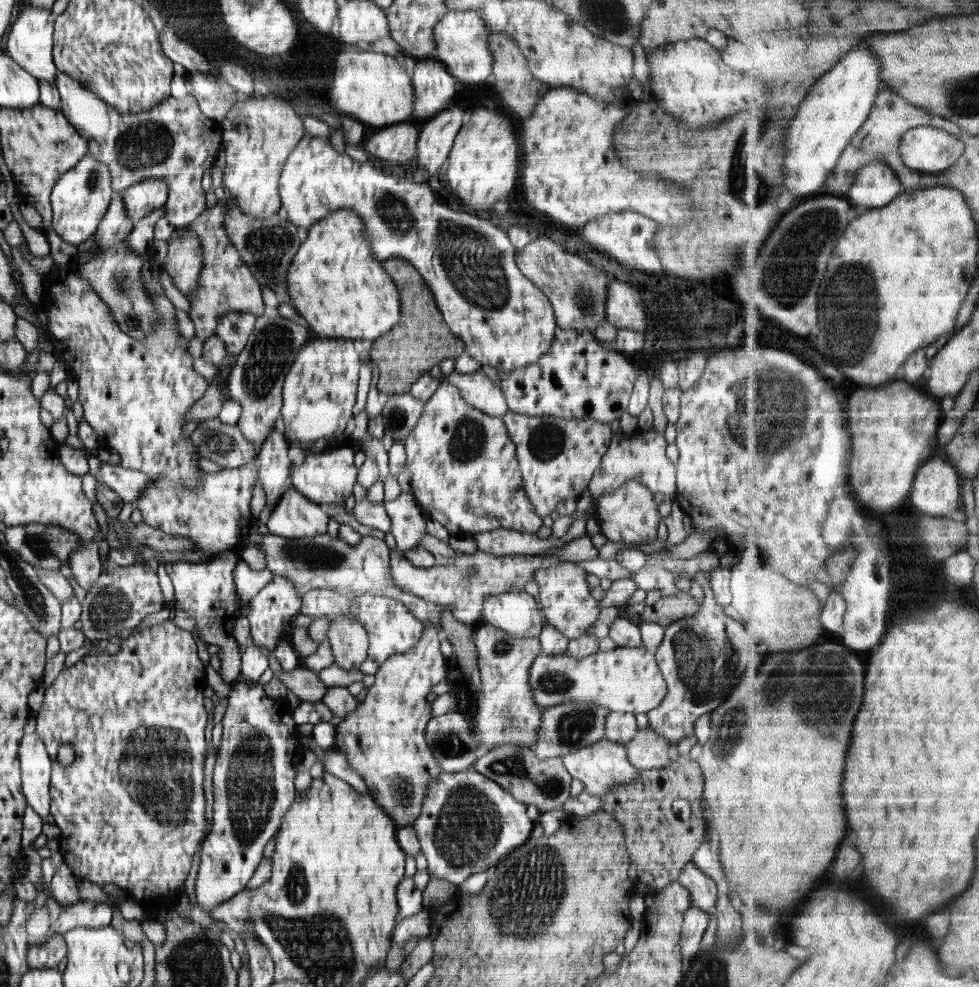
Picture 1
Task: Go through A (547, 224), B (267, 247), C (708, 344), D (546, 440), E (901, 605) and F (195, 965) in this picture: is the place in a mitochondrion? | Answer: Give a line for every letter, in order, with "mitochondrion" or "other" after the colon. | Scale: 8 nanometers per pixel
A: other
B: mitochondrion
C: other
D: mitochondrion
E: other
F: mitochondrion

